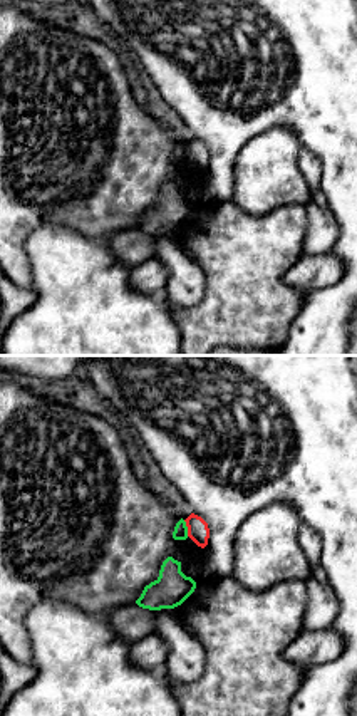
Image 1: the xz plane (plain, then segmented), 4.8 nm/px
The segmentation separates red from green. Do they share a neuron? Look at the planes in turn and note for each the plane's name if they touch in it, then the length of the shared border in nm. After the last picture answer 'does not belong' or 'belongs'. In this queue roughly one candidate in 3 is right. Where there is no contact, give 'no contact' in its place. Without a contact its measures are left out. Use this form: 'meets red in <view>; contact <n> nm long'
meets red in xz; contact 80 nm long

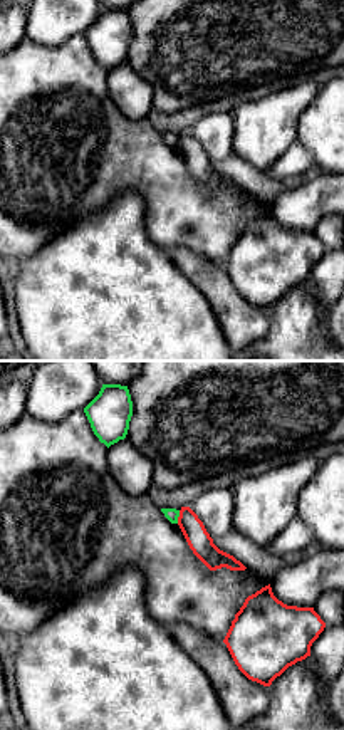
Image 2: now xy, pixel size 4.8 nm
meets red in xy; contact 70 nm long

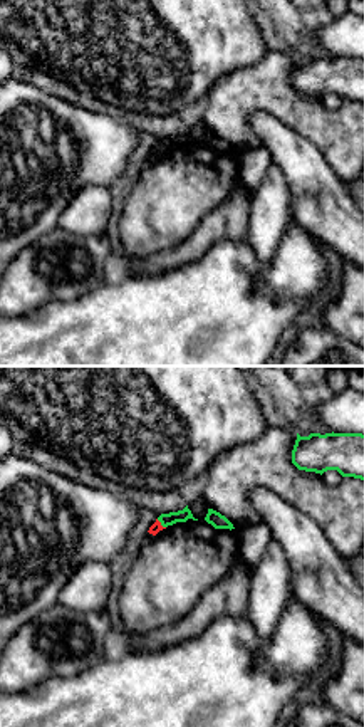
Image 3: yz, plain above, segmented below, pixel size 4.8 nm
meets red in yz; contact 60 nm long

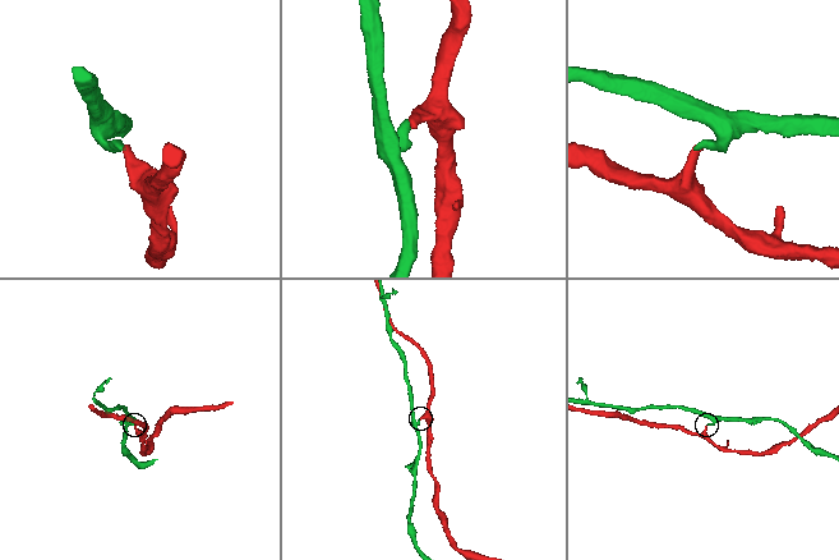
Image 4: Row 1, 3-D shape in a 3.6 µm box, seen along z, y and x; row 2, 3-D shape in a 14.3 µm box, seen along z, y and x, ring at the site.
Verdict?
does not belong

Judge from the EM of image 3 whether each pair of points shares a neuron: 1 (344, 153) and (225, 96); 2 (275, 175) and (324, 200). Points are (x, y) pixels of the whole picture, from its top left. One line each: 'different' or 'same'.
1: same
2: different

